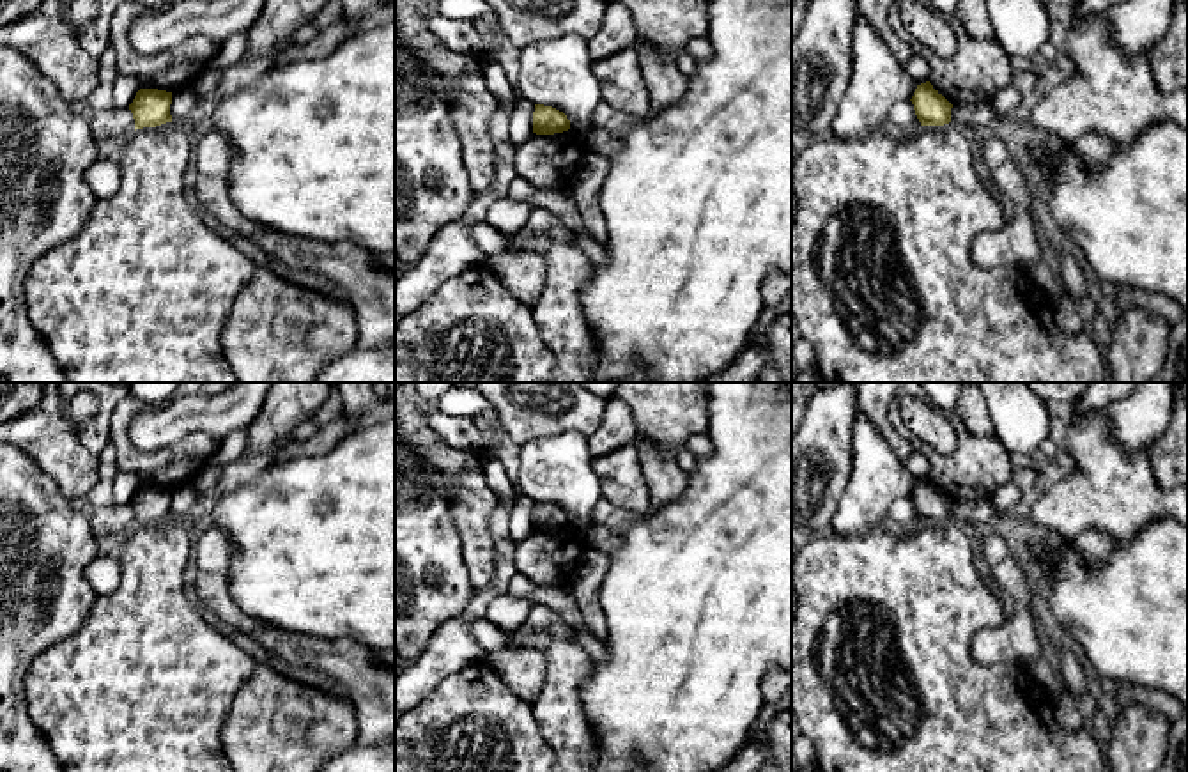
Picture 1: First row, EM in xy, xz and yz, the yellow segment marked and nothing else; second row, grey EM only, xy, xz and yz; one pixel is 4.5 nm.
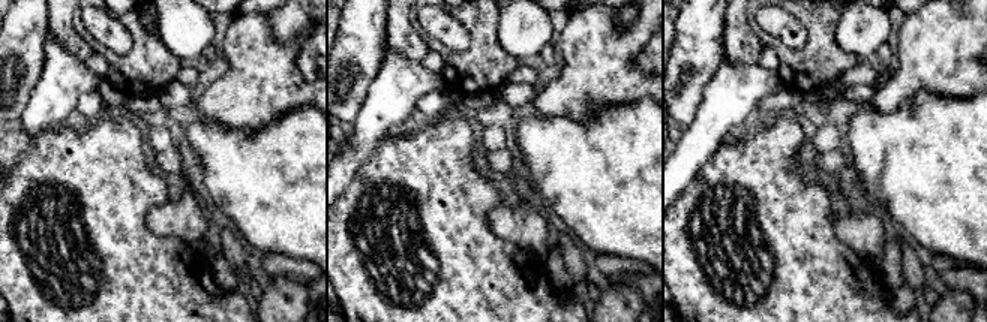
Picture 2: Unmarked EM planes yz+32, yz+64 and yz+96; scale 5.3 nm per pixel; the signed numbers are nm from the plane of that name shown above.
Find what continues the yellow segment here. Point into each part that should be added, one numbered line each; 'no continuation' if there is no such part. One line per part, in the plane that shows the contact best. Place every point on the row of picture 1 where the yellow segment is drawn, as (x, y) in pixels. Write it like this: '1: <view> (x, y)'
no continuation

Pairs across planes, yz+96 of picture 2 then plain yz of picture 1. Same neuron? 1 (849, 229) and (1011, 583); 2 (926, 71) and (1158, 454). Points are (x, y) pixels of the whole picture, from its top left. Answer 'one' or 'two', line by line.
1: one
2: two

